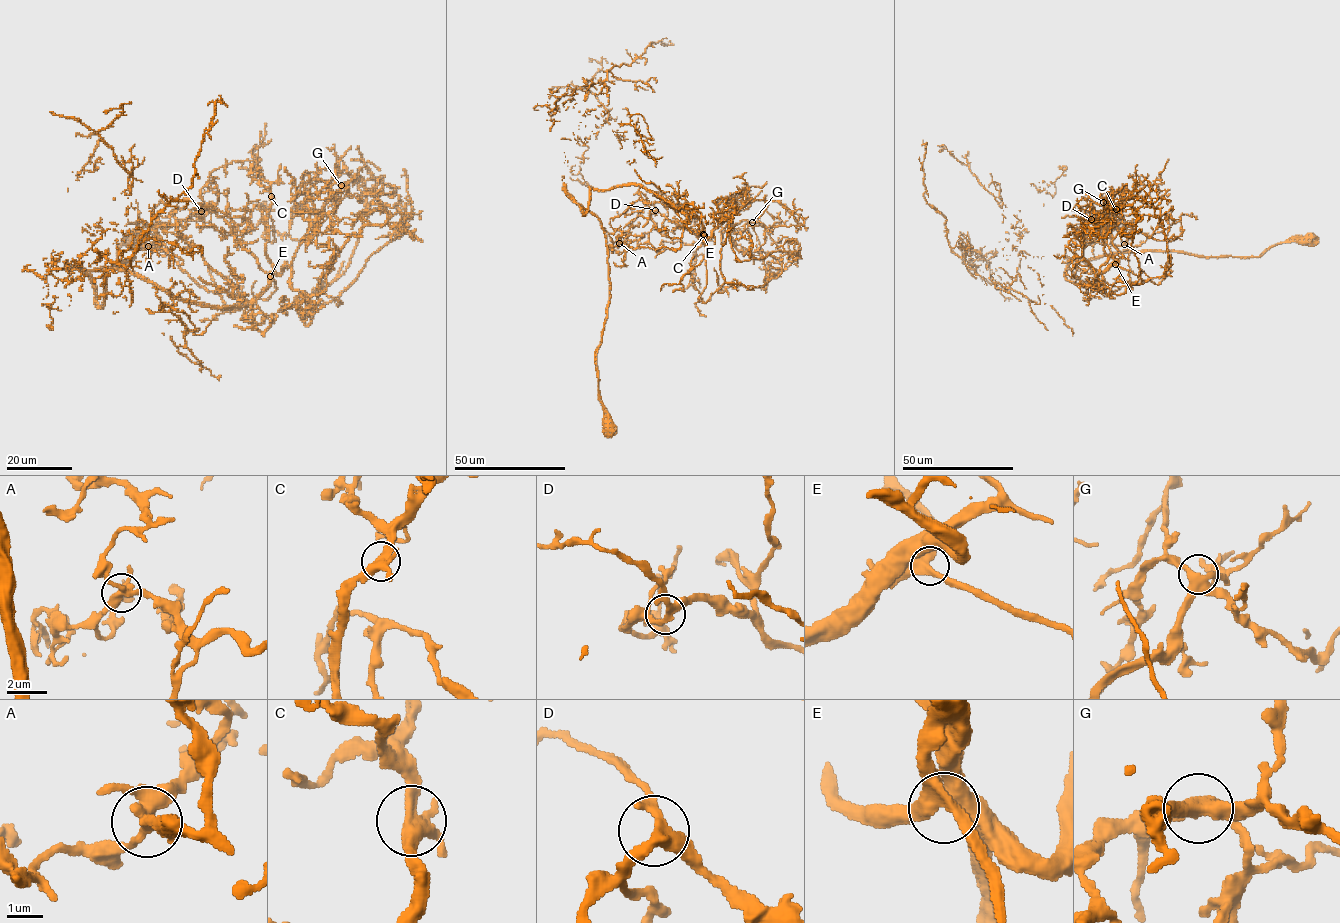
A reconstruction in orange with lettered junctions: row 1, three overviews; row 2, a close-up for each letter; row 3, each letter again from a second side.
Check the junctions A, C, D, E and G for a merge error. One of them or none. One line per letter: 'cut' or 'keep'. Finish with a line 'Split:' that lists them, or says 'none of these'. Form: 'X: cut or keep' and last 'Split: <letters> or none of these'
A: keep
C: keep
D: keep
E: keep
G: keep
Split: none of these

